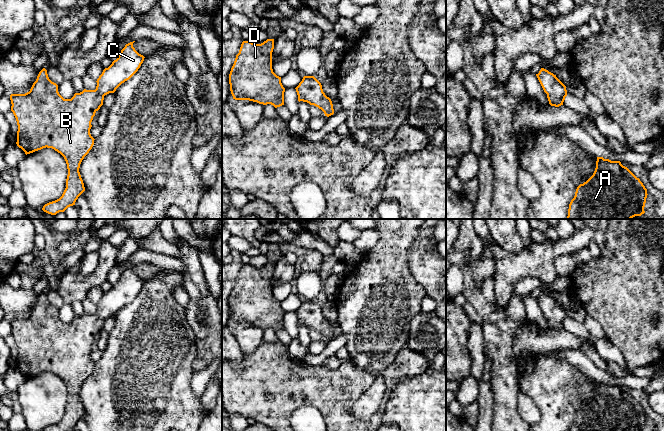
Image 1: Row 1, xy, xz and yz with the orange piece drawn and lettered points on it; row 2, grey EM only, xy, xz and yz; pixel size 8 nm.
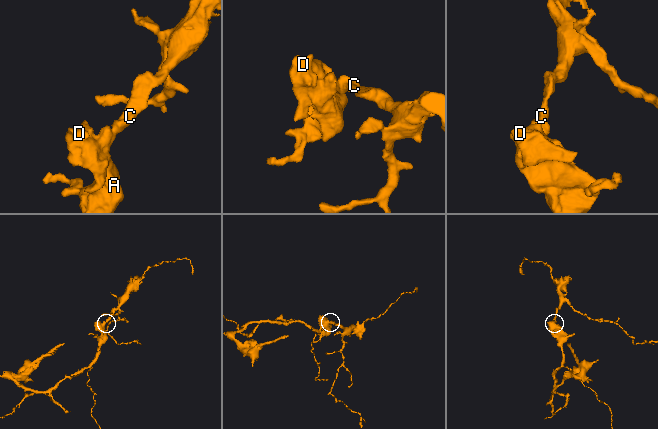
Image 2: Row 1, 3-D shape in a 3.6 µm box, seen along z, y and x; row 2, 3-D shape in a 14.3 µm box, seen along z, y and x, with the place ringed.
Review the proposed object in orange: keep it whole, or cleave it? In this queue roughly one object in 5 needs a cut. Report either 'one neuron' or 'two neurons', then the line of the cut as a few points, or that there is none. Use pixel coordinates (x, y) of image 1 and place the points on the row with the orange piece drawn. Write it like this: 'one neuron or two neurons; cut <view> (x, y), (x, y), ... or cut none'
one neuron; cut none

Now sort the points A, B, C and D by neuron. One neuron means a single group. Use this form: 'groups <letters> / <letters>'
groups A B C D

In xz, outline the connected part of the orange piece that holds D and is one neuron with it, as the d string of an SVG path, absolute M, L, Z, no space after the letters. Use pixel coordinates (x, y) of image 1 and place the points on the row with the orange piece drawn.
M274 39L261 44L242 42L229 74L233 99L271 104L275 108L284 105L285 88L272 69L273 49Z

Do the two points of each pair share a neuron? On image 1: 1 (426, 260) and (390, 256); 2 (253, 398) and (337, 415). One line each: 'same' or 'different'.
1: different
2: same

